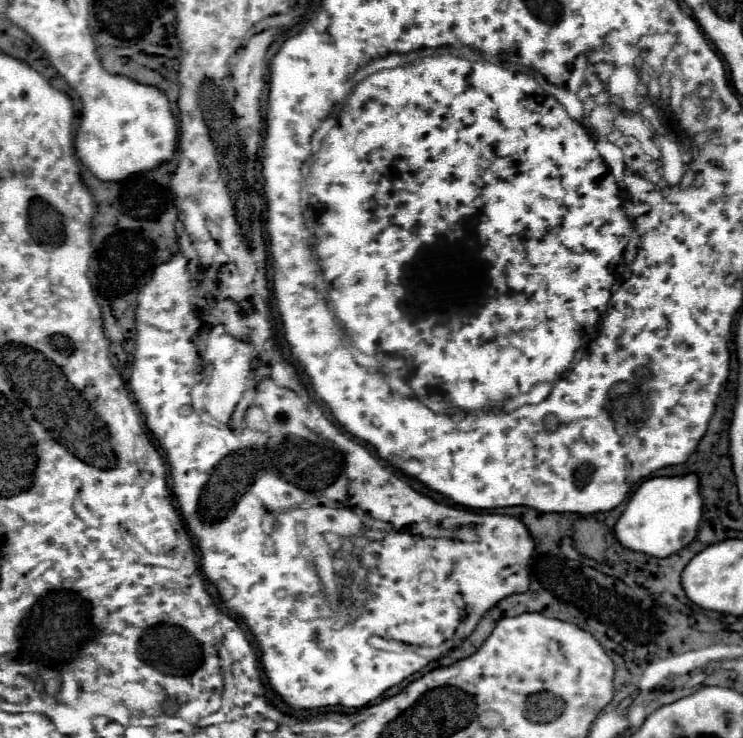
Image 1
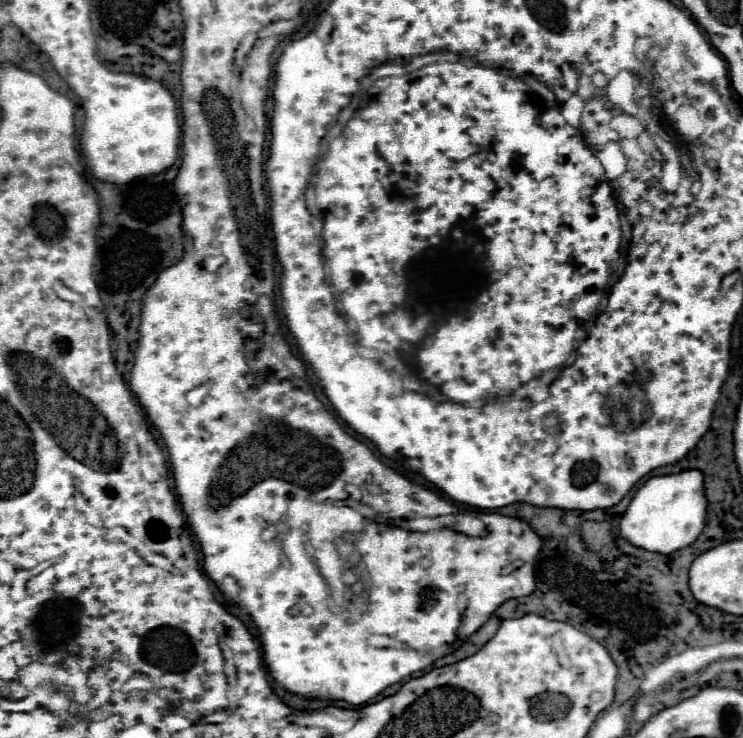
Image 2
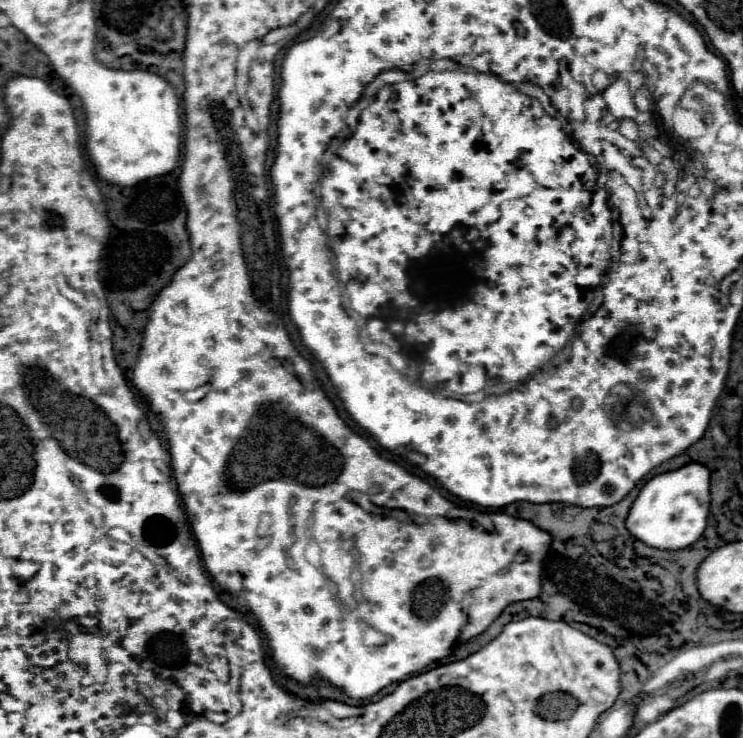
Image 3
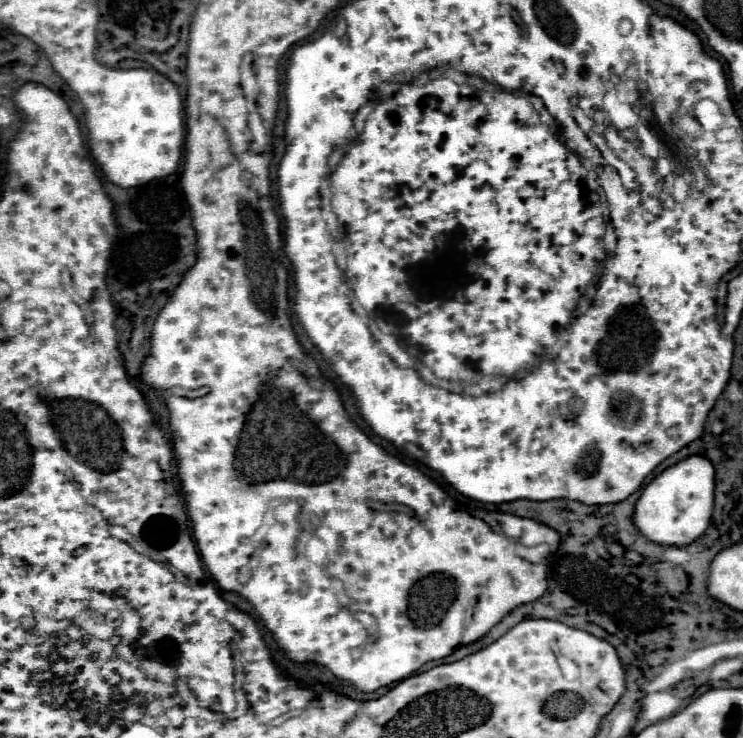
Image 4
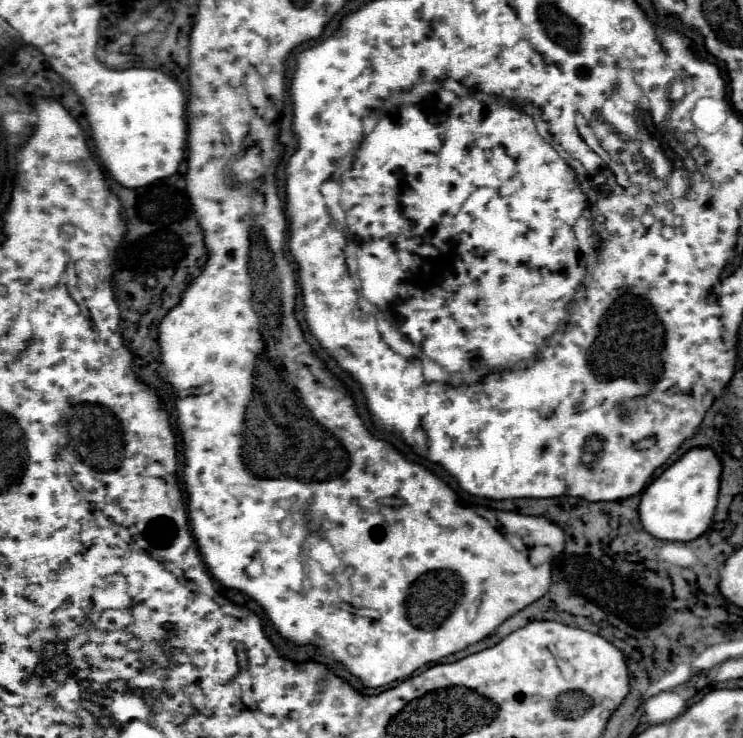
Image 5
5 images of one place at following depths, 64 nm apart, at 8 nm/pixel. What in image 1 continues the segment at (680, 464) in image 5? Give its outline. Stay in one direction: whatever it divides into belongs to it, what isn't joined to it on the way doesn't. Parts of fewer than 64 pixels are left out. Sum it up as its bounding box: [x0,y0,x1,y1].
[614,474,702,558]

